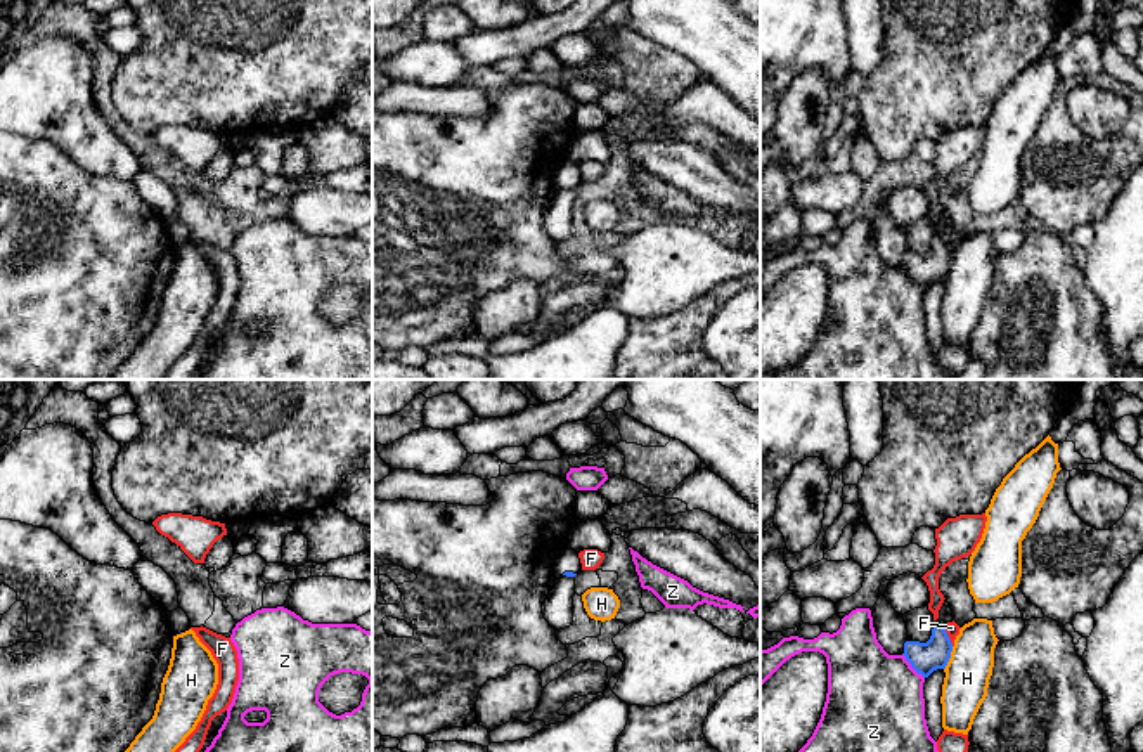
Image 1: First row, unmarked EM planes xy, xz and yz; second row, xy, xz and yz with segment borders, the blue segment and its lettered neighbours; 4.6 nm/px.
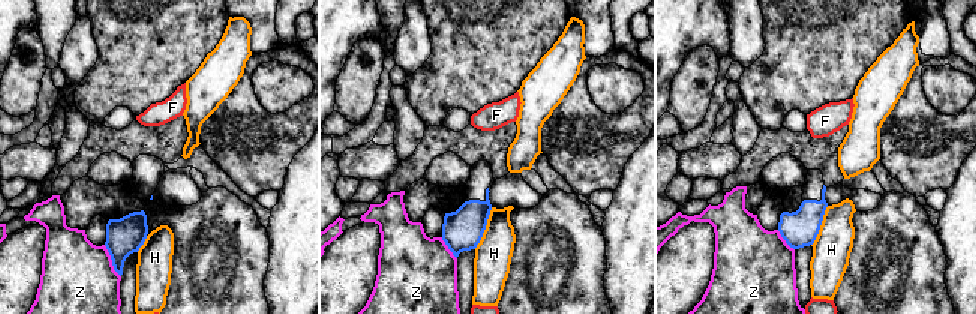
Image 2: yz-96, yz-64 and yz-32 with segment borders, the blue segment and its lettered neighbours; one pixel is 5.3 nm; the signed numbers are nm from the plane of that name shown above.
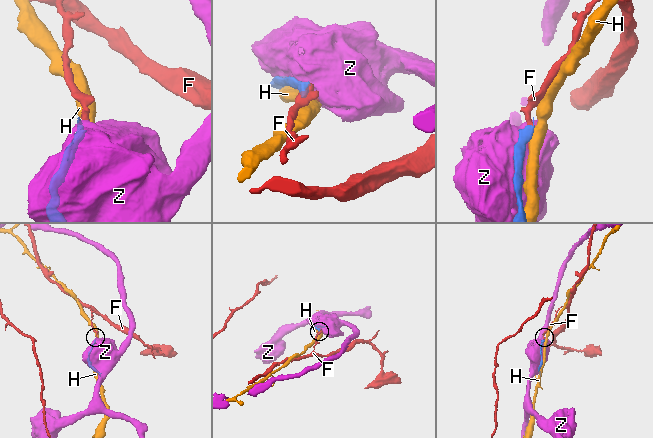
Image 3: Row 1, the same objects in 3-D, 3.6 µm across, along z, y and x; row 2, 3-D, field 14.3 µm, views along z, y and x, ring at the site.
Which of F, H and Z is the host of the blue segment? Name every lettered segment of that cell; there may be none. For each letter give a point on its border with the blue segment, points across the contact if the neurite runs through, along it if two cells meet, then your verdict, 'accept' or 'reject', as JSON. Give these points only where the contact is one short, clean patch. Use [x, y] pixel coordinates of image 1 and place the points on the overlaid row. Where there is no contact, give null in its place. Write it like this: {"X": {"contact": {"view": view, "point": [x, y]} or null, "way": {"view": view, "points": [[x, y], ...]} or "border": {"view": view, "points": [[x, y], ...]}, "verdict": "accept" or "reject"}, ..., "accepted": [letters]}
{"F": {"contact": {"view": "yz", "point": [948, 636]}, "border": {"view": "yz", "points": [[942, 628], [953, 645]]}, "verdict": "reject"}, "H": {"contact": {"view": "yz", "point": [949, 657]}, "verdict": "reject"}, "Z": {"contact": {"view": "yz", "point": [911, 666]}, "verdict": "reject"}, "accepted": []}

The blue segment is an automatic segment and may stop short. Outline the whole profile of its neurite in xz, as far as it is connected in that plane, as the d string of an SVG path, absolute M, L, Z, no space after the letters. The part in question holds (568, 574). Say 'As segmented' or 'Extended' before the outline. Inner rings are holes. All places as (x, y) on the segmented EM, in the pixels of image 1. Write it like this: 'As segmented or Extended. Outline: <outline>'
Extended. Outline: M563 549L554 563L554 577L575 577L582 570L578 553L573 549Z

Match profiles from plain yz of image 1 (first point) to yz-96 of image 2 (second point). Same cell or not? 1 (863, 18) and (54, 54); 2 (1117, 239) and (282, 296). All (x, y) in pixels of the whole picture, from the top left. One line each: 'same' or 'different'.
1: different
2: same

